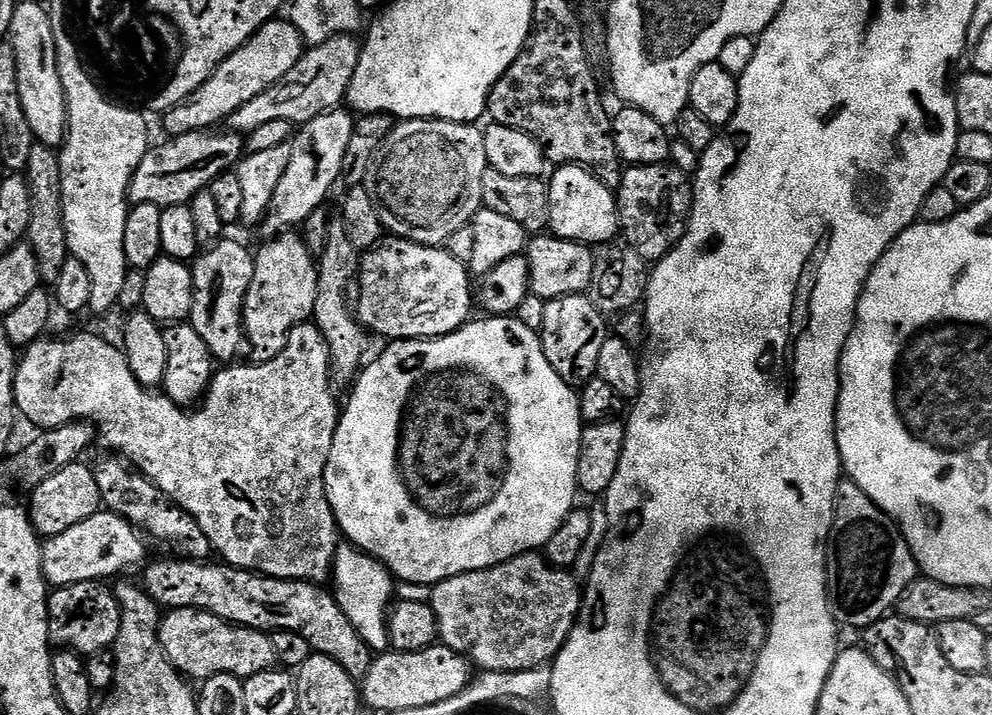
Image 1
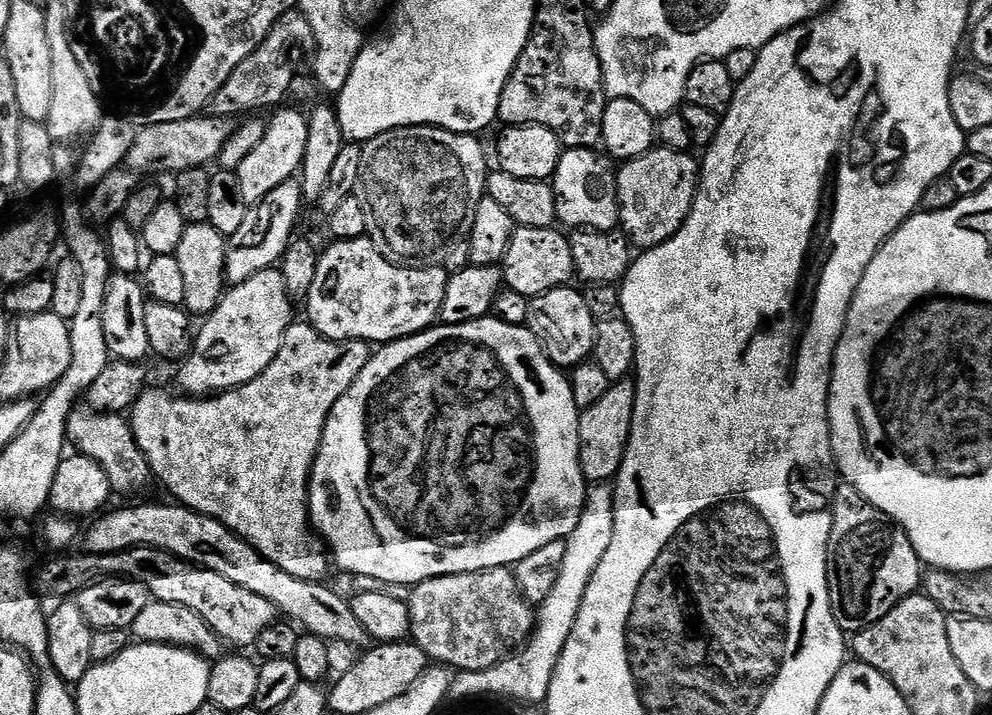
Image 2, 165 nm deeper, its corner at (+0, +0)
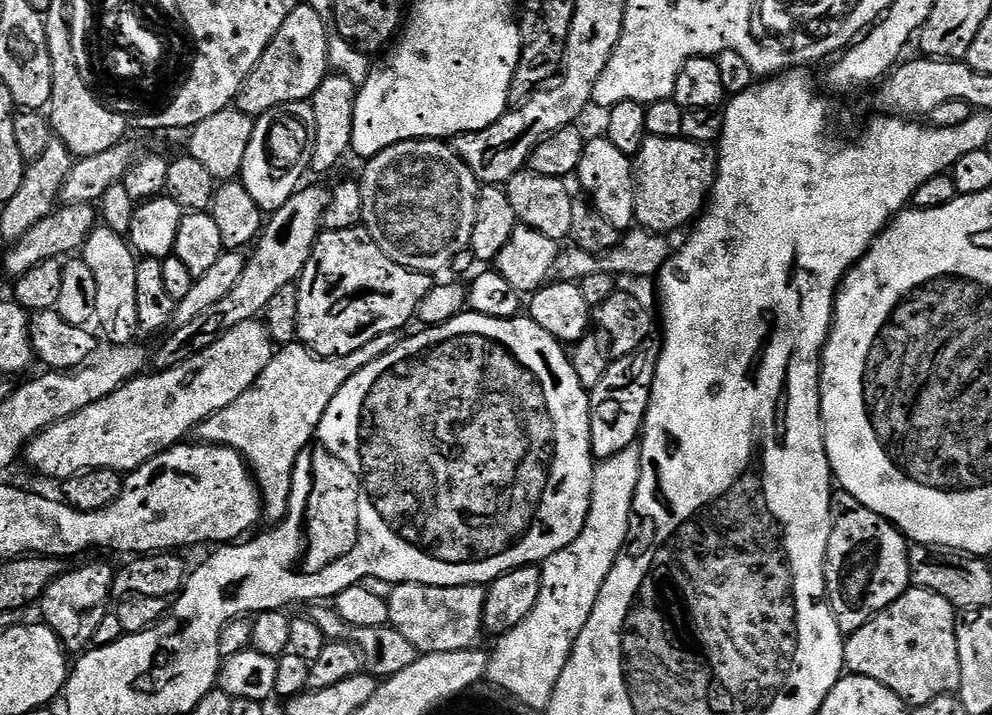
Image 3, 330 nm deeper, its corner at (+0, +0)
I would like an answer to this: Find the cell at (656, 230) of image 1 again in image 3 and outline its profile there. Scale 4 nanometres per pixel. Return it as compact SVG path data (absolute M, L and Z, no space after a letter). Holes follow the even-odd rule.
M644 137L640 151L634 157L634 175L636 178L636 197L634 210L635 223L645 232L669 234L676 232L683 224L691 225L703 213L706 201L712 190L712 181L716 179L717 157L711 147L695 144L683 138Z

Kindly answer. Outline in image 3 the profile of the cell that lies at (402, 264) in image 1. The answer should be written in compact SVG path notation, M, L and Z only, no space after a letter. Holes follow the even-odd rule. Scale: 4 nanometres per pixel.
M357 226L355 228L347 228L346 230L334 230L333 232L321 231L316 244L312 248L310 258L306 262L306 266L302 270L299 281L296 284L298 290L298 330L296 338L299 343L314 356L324 356L328 360L335 356L345 356L346 354L354 354L354 350L362 350L362 346L366 346L366 342L374 342L374 338L382 338L382 334L390 334L391 332L399 333L400 328L404 328L408 323L413 323L418 306L422 302L422 298L426 298L426 294L432 288L434 283L433 277L427 272L412 272L409 268L398 266L390 258L386 258L386 254L382 254L382 250L372 240L372 235L368 233L367 228Z

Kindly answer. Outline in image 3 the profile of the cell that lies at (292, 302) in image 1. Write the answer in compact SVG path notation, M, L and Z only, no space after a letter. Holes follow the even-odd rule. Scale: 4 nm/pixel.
M259 319L247 320L242 322L242 326L234 326L234 330L230 330L222 338L218 338L218 342L214 342L214 346L210 346L206 350L202 350L197 356L190 357L186 362L182 362L178 366L174 366L165 372L156 372L149 374L141 374L135 380L129 380L119 388L117 392L112 392L106 398L102 398L98 402L94 402L90 406L86 406L82 410L78 410L78 414L74 414L70 418L66 418L62 422L50 425L45 432L39 432L33 440L29 440L26 445L26 457L28 456L28 464L36 472L41 472L44 476L49 476L52 480L63 482L72 476L78 476L82 472L92 472L95 468L109 468L121 474L133 472L138 466L142 466L146 462L150 462L150 458L154 458L160 452L165 452L167 448L175 448L177 444L185 439L184 436L188 431L195 429L206 418L210 418L218 410L222 410L226 406L230 406L230 402L234 402L234 398L238 398L242 394L246 394L246 390L250 390L250 386L254 386L254 382L258 378L258 374L262 374L262 370L266 370L266 366L272 361L274 355L274 345L272 339L268 336L268 330L264 327Z

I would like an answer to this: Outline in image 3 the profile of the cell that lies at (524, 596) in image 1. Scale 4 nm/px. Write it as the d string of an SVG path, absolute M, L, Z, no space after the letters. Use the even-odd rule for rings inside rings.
M397 584L393 587L388 602L388 624L410 646L414 646L417 653L446 654L454 650L466 650L477 647L481 642L480 636L484 632L482 610L486 606L486 591L478 584L463 584L462 586L430 586L429 584Z

